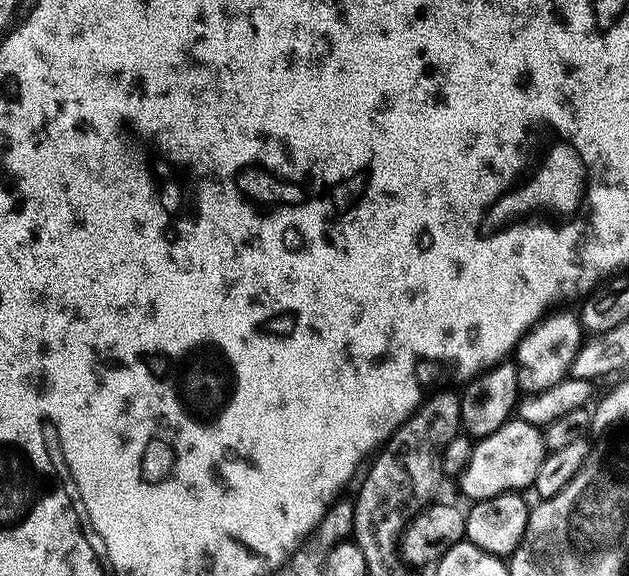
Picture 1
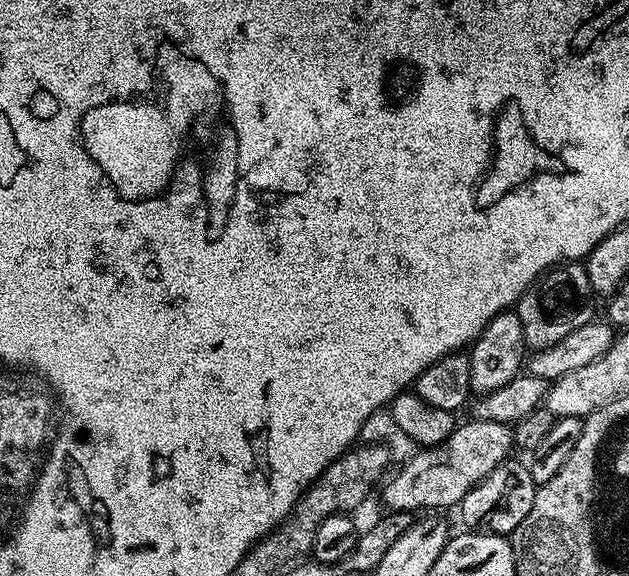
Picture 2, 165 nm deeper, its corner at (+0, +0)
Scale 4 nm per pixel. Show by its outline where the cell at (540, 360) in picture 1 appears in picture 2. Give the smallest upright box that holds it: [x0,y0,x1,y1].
[514,262,594,351]

